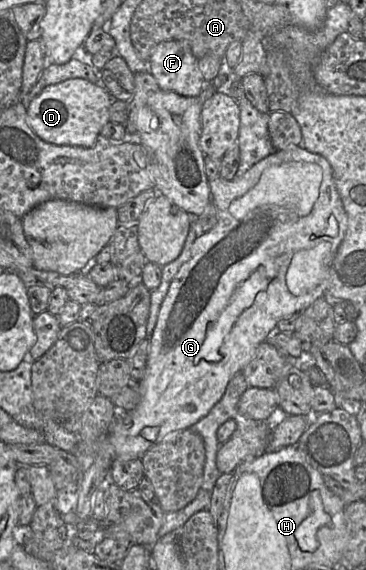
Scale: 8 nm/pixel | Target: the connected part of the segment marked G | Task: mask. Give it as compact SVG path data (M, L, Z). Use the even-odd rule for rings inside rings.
M302 146L289 147L285 150L275 151L267 156L241 177L236 177L230 181L218 177L208 182L210 201L217 209L217 223L210 231L196 238L191 247L188 260L181 265L179 271L172 279L168 292L162 301L157 322L149 340L145 375L139 381L139 403L132 410L116 410L115 408L113 421L103 436L92 443L85 443L81 440L78 443L74 455L79 464L81 476L91 467L96 459L141 459L150 448L159 444L171 433L189 429L197 421L206 416L212 407L222 398L229 381L234 375L241 373L245 366L253 359L258 346L262 342L267 341L272 333L277 330L277 324L281 319L292 314L299 314L315 300L326 296L330 268L347 231L348 216L335 186L332 167L323 156L312 153ZM330 216L334 216L338 222L339 231L334 238L326 235ZM284 253L293 255L289 268L278 265L278 257Z

